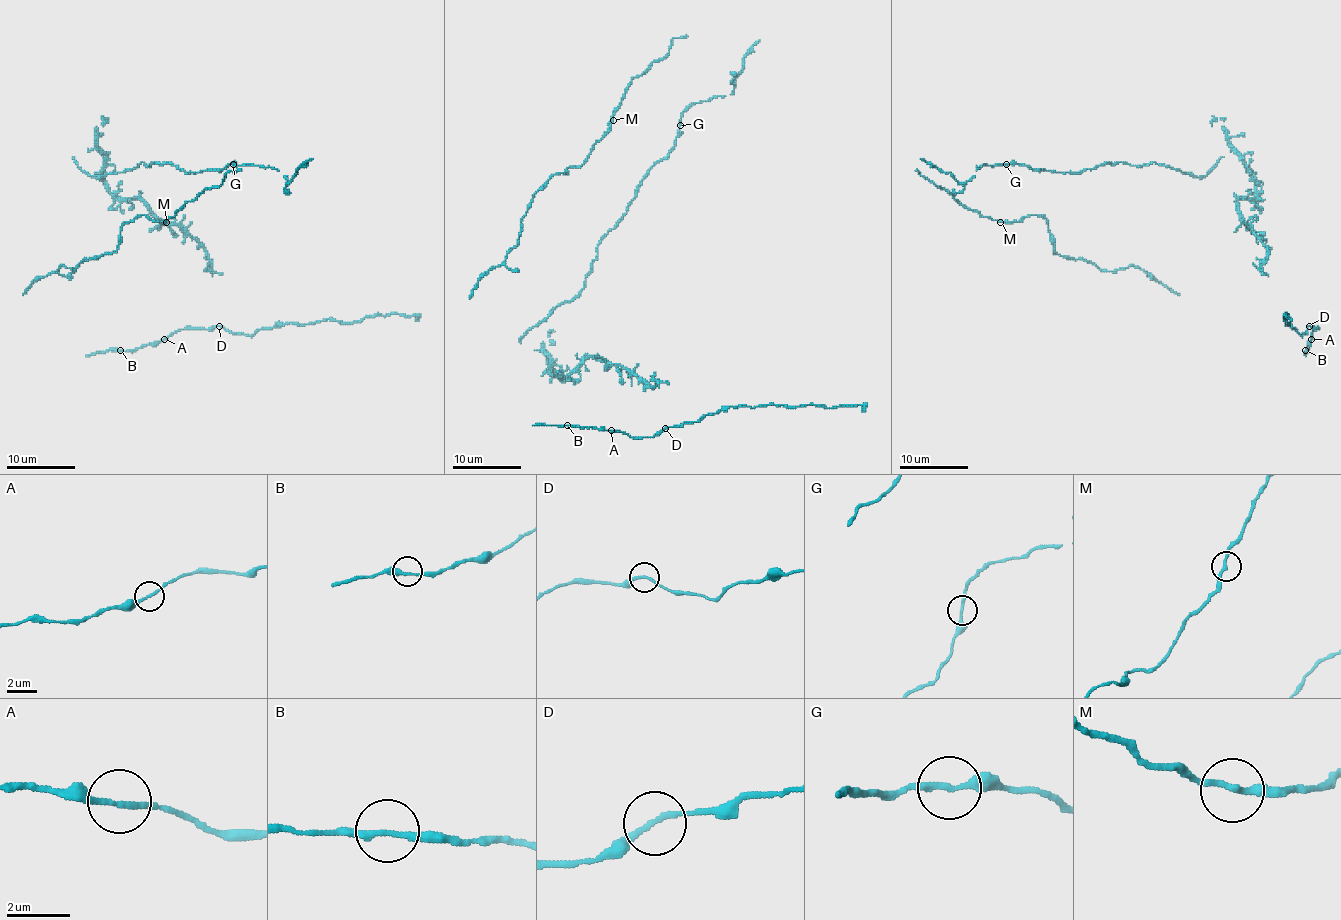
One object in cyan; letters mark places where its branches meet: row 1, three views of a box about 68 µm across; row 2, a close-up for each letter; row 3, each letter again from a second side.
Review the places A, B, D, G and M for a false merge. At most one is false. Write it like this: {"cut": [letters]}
{"cut": []}

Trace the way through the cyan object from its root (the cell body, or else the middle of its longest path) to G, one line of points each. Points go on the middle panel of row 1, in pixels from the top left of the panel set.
G: (590, 271), (590, 265), (597, 258), (599, 241), (626, 212), (643, 176), (667, 155), (674, 145), (679, 125)

